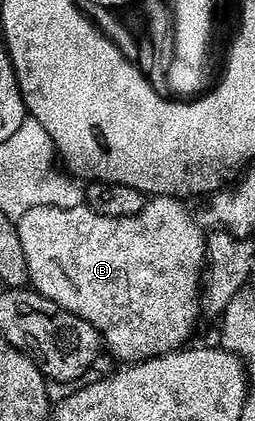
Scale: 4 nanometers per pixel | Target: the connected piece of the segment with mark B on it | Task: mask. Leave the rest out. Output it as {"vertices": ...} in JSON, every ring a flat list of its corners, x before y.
{"vertices":[[152,196,145,201,143,208,137,214,123,214,122,216,102,216,96,214,89,206,72,206,65,210,58,207,36,207,21,213,16,222,18,240,22,240,22,253,26,255,26,268,31,289,37,290,42,296,54,300,62,308,74,312,82,320,86,320,99,332,103,345,116,358,121,358,124,364,143,362,145,358,156,358,160,354,167,354,179,350,192,334,198,317,198,283,205,269,205,241,206,234,201,223,188,215,188,210,179,198,167,196]]}

